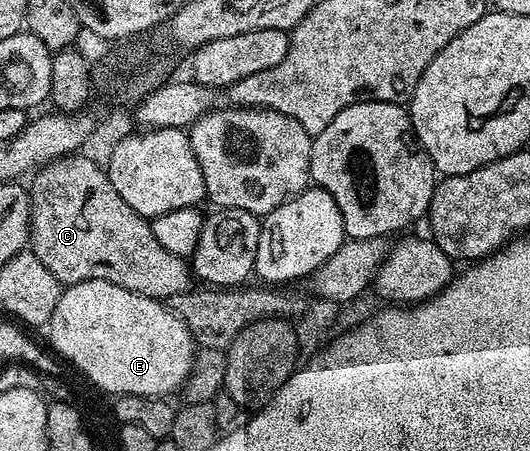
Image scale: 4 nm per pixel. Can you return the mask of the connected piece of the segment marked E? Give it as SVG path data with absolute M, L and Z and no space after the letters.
M86 280L61 289L60 299L47 324L46 333L52 346L68 362L80 369L83 377L89 375L100 382L113 396L133 394L147 398L167 399L175 390L185 389L192 365L196 363L198 347L186 324L159 298L147 298L138 292L118 288L106 280Z

